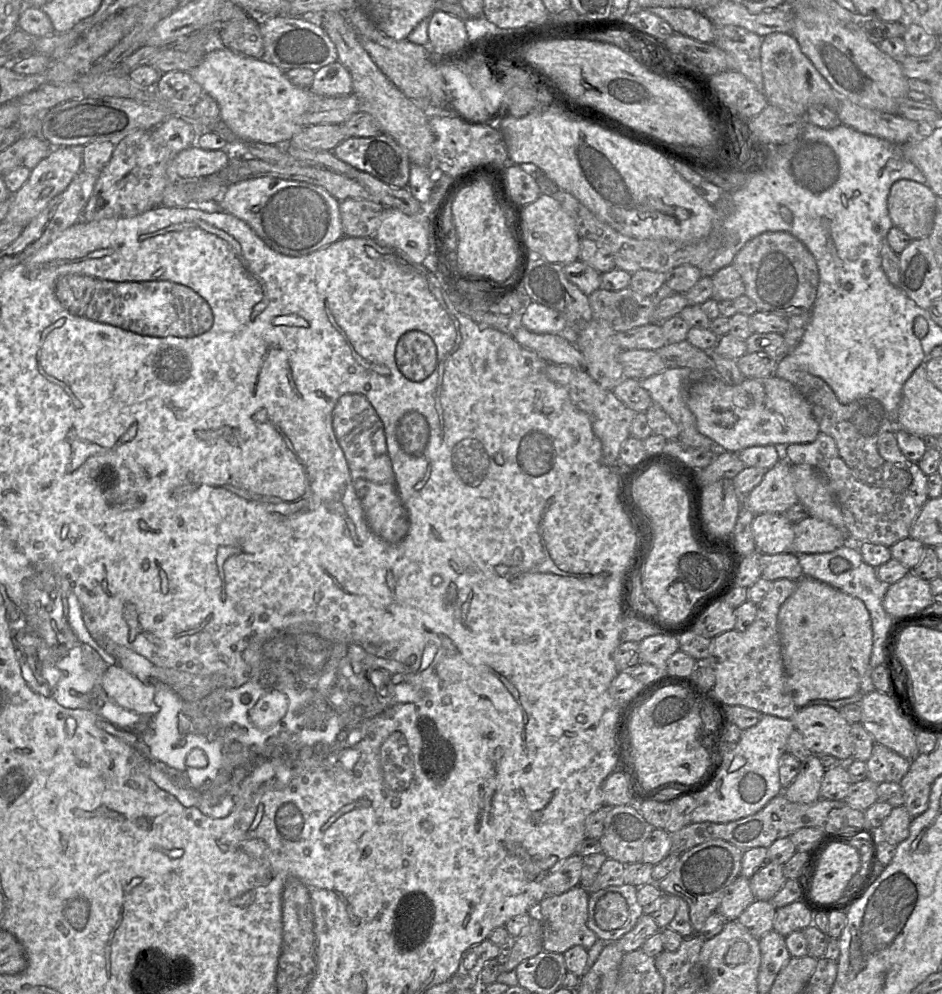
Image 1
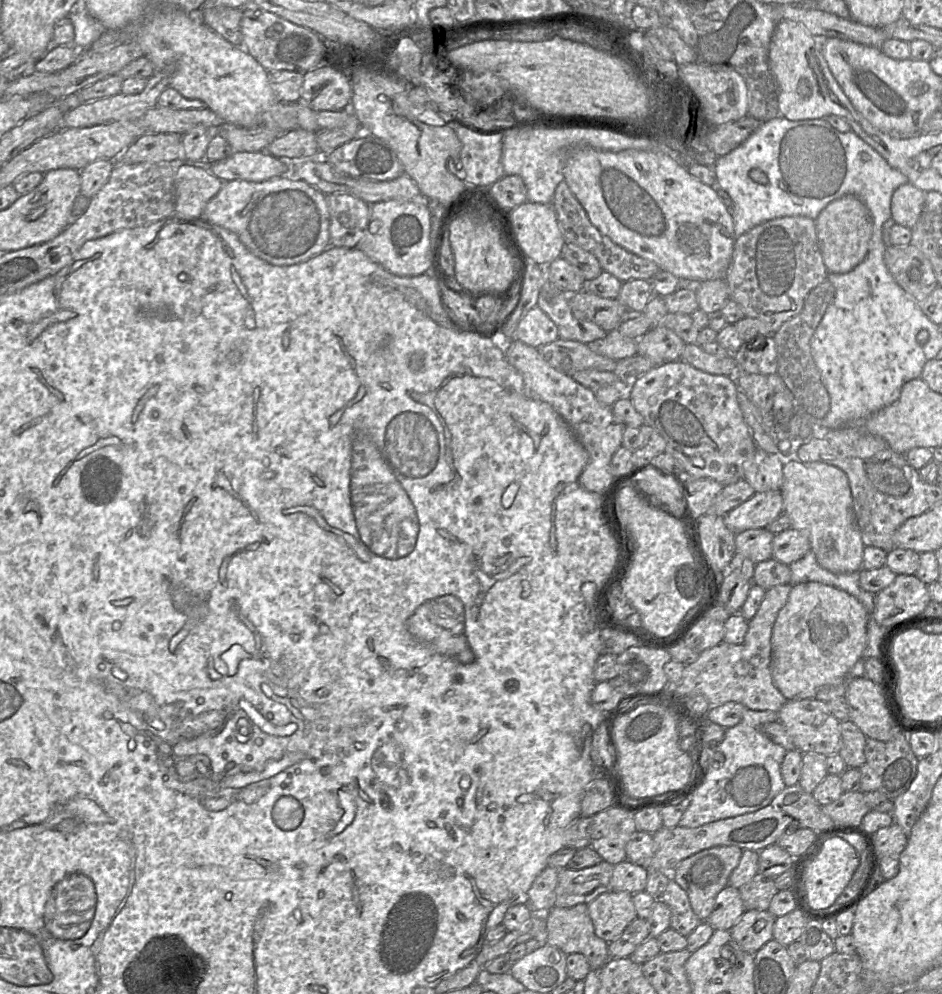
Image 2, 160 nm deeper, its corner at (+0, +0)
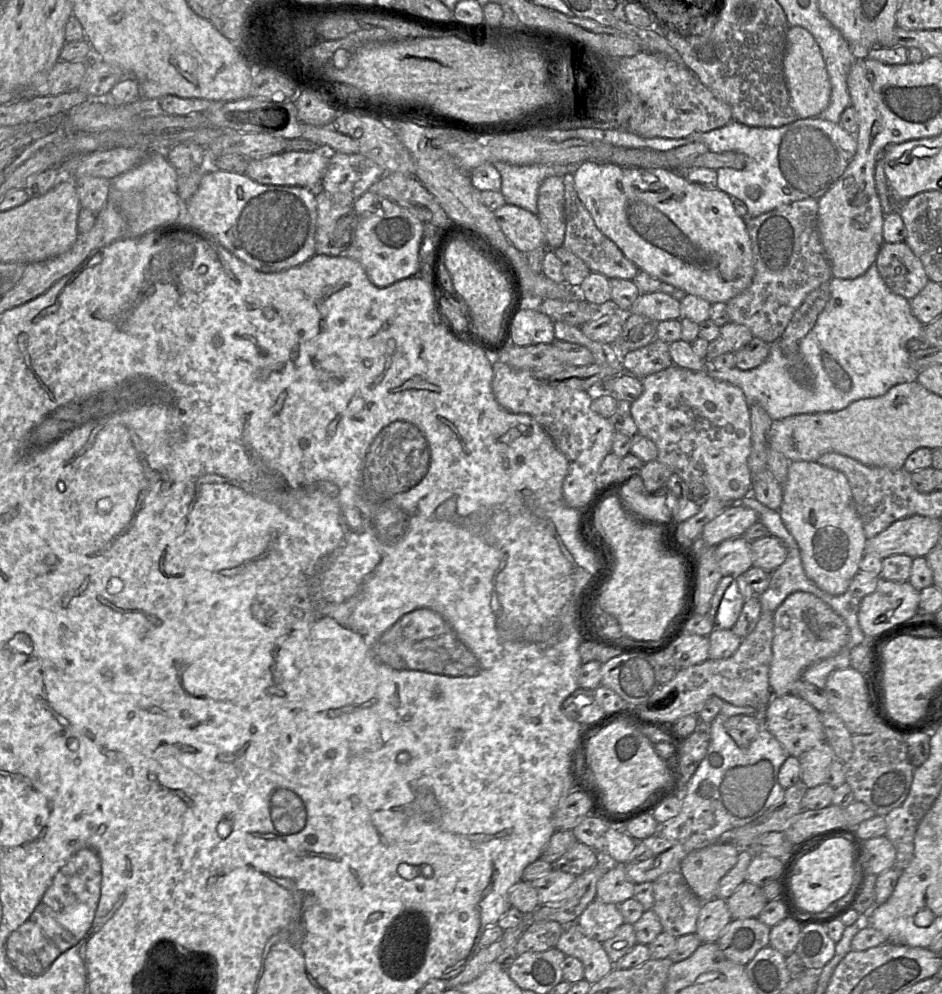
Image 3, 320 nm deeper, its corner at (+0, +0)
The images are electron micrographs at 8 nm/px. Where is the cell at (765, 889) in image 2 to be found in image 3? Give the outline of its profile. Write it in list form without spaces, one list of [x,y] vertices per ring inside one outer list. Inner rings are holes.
[[[747,881],[727,899],[732,920],[758,918],[767,903],[763,888]]]

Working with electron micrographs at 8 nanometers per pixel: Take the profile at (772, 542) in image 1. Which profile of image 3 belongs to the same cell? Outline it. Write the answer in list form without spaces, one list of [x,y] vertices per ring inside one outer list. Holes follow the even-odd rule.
[[[743,536],[721,542],[715,547],[715,554],[723,576],[737,577],[753,566],[751,542]]]

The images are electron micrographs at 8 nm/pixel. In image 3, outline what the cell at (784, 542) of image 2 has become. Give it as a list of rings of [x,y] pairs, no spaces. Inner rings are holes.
[[[773,535],[751,542],[753,566],[772,572],[787,557],[787,548],[782,540]]]

